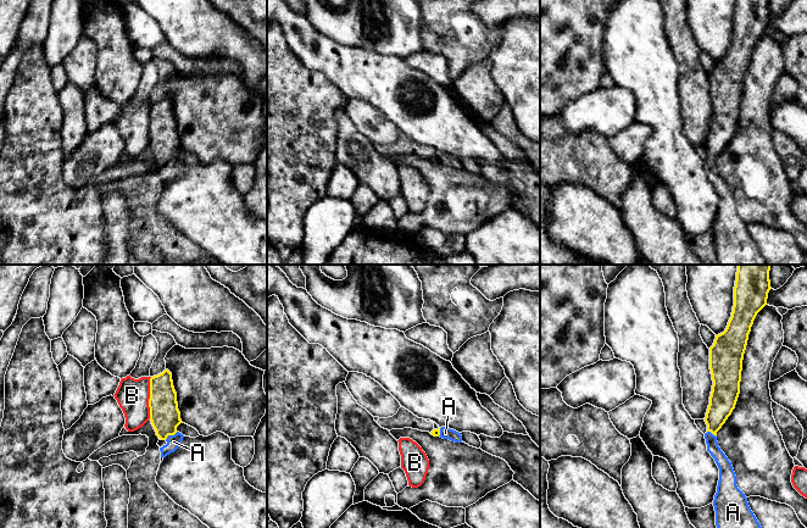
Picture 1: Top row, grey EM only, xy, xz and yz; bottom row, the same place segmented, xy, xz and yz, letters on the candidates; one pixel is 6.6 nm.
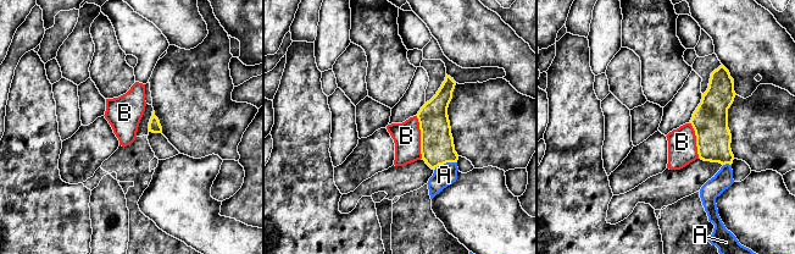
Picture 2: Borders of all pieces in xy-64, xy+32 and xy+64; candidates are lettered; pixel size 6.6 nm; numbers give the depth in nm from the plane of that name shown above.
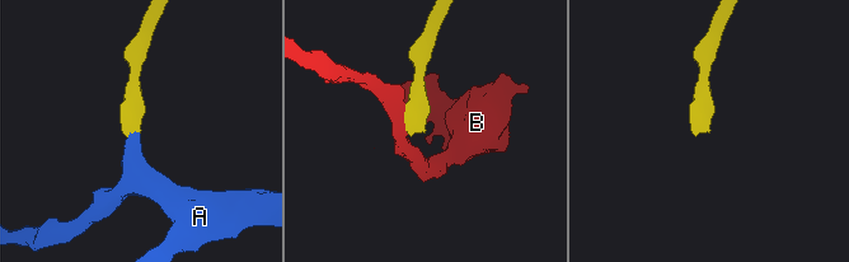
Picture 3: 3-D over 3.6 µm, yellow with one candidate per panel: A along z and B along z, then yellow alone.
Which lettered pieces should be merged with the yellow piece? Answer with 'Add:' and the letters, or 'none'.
Add: A

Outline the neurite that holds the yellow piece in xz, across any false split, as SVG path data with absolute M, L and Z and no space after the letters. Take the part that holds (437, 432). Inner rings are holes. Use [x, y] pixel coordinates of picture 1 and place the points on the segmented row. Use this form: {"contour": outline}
{"contour": "M441 427L441 428L432 430L430 434L434 437L440 437L443 439L449 439L455 443L462 443L461 433L450 428Z"}

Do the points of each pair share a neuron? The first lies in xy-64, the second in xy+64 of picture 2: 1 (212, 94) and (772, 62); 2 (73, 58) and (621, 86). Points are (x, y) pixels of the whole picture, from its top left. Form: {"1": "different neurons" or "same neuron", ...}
{"1": "different neurons", "2": "same neuron"}

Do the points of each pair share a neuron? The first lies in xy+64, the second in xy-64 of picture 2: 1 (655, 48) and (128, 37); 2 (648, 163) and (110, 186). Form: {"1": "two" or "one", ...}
{"1": "two", "2": "two"}

